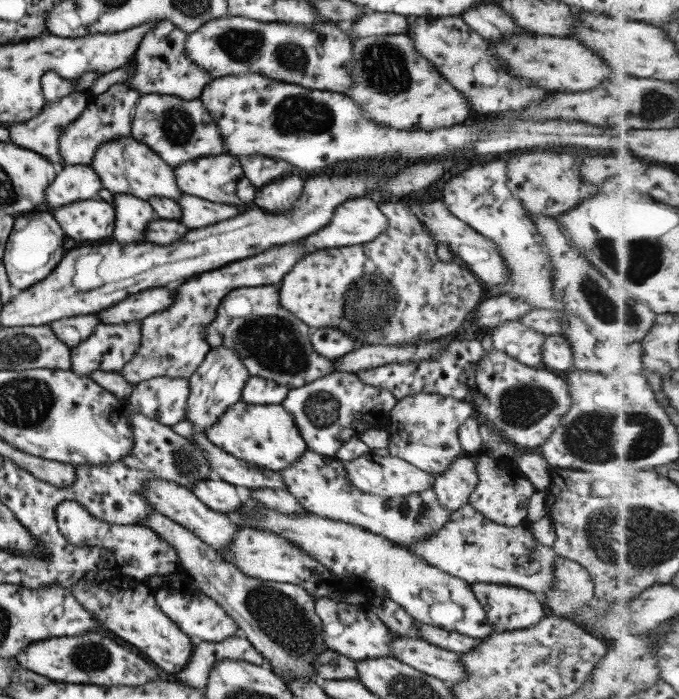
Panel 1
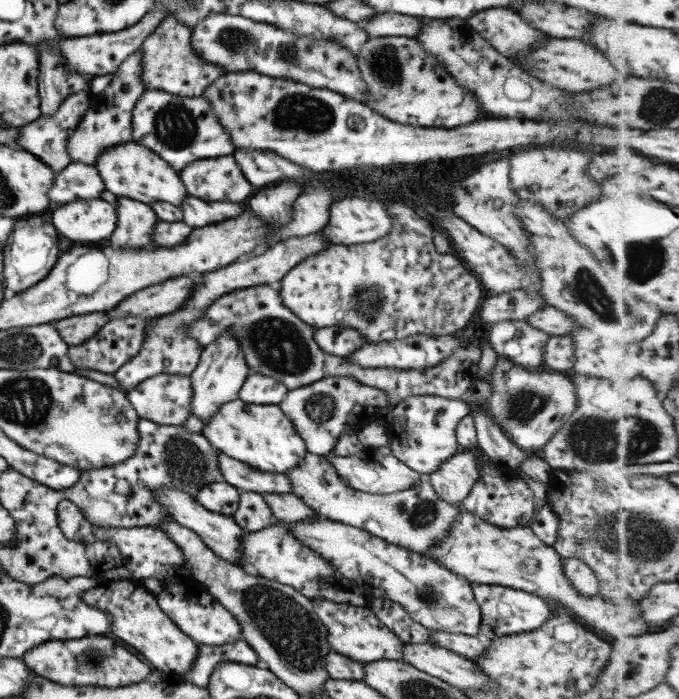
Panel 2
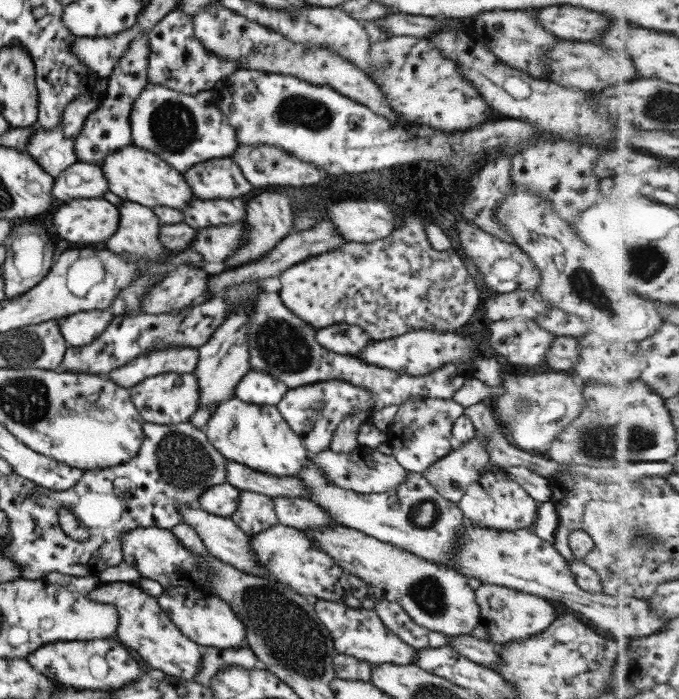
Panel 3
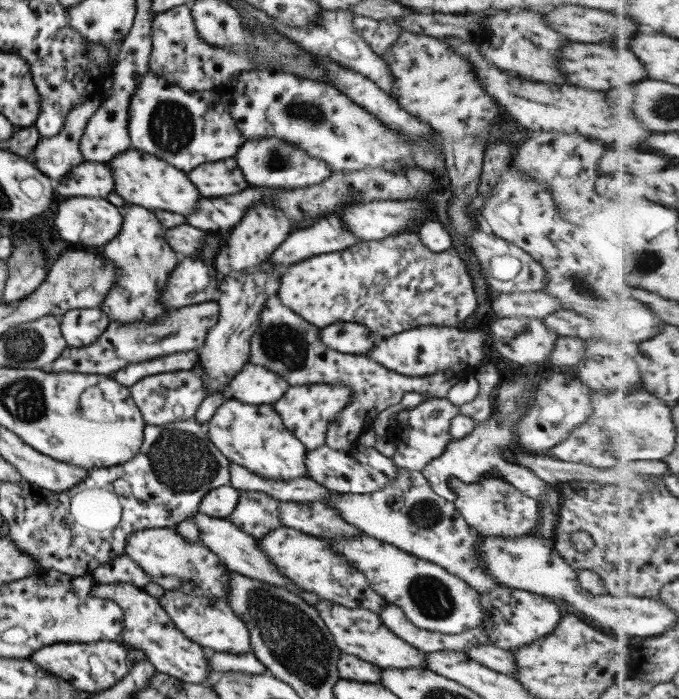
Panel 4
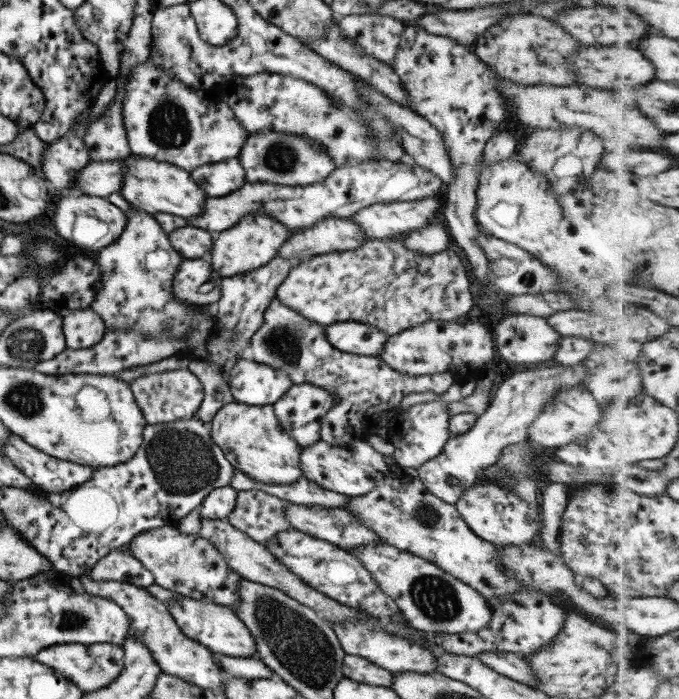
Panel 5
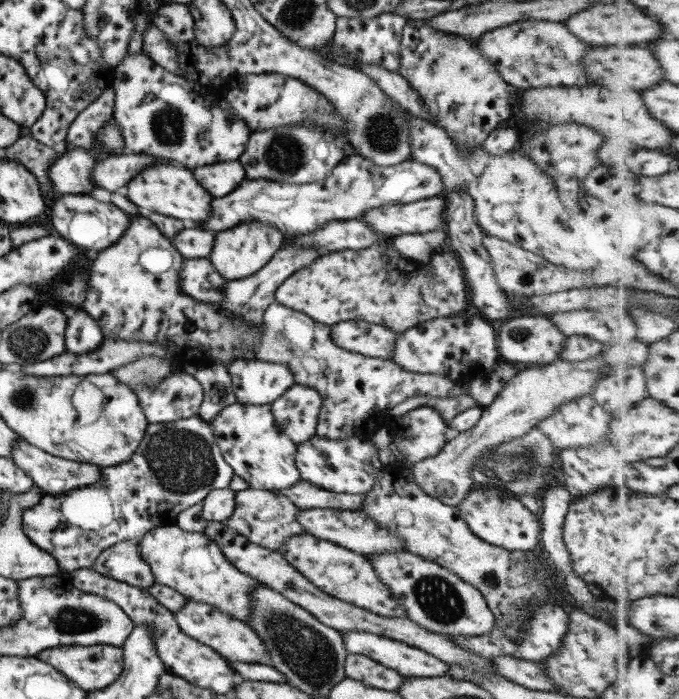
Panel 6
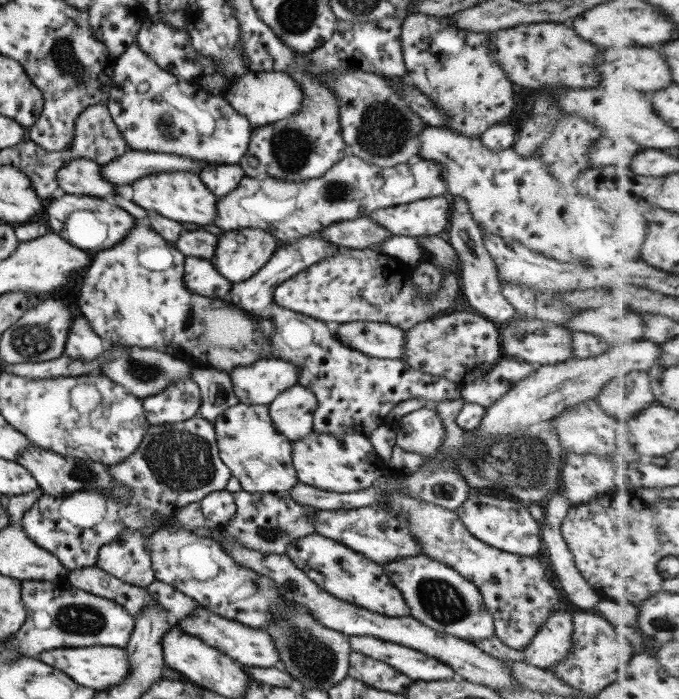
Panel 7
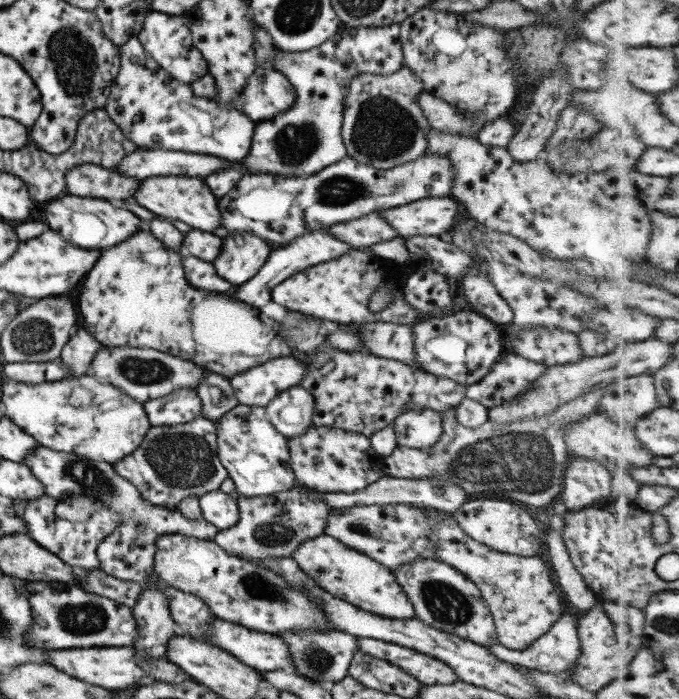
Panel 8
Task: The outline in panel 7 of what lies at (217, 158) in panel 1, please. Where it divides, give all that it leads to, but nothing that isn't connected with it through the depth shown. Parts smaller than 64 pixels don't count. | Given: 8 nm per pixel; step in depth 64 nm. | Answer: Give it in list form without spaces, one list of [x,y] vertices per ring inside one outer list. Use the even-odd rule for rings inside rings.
[[[210,164],[203,166],[201,172],[197,172],[197,177],[217,198],[231,192],[238,185],[242,175],[243,172],[238,164],[237,166],[235,164],[225,164],[225,166]]]

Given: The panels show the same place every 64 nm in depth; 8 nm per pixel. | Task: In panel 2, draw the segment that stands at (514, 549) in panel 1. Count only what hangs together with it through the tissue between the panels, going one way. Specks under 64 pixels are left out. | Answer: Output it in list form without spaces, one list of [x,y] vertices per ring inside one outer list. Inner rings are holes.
[[[460,504],[458,508],[456,520],[448,534],[441,543],[427,552],[437,565],[470,583],[506,586],[536,595],[547,602],[559,603],[570,615],[578,616],[588,624],[587,628],[596,629],[596,633],[606,638],[637,636],[658,630],[643,616],[640,602],[621,603],[599,594],[588,598],[579,595],[563,575],[563,558],[551,545],[542,544],[528,527],[496,528],[463,510]]]

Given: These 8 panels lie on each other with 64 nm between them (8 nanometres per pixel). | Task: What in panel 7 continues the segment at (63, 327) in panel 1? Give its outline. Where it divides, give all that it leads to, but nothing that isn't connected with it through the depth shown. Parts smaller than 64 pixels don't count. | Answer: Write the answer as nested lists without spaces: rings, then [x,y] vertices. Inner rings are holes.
[[[75,311],[68,330],[62,356],[69,356],[71,360],[90,361],[109,348],[109,344],[91,330],[87,320]]]

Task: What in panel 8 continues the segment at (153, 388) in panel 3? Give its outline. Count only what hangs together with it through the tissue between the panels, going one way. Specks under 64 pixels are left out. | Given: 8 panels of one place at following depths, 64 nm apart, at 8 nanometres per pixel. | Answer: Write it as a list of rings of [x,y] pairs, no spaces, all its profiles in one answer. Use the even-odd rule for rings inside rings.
[[[195,388],[175,390],[167,396],[142,403],[142,407],[151,427],[185,424],[201,414],[200,398]]]

